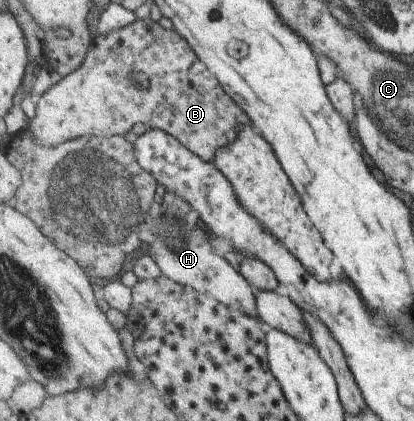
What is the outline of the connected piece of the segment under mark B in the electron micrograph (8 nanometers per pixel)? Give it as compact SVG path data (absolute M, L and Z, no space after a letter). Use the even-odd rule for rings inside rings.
M150 17L106 38L98 34L82 68L38 98L24 92L20 107L29 119L28 130L40 146L60 146L82 137L124 135L134 124L144 124L174 135L194 154L213 163L217 151L238 140L238 128L250 122L248 114L224 92L218 78L198 60L190 44L176 30L164 30ZM186 76L194 76L196 84Z

